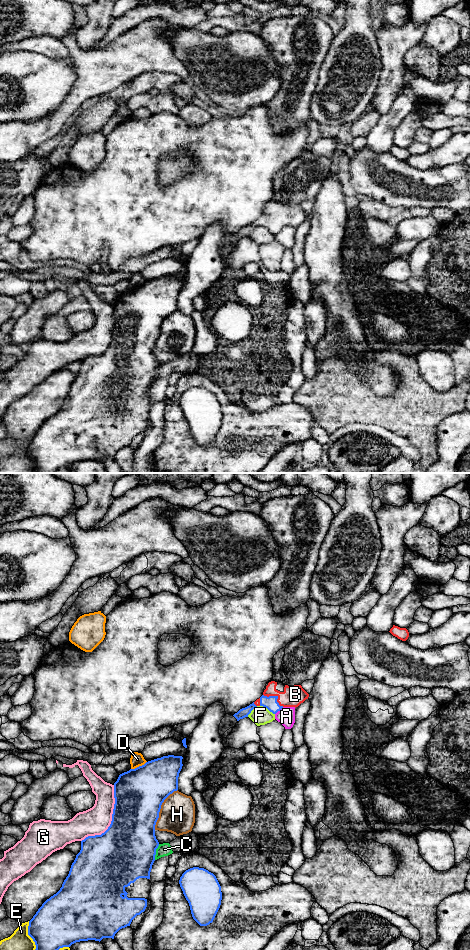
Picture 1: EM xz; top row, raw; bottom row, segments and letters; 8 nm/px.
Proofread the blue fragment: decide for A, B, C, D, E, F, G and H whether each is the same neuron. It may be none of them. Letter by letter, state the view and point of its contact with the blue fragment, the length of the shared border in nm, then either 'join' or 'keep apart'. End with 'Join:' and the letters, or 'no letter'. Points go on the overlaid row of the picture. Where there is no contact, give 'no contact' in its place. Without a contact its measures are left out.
A: contact xz (279, 710); length 90 nm; keep apart
B: contact xz (276, 696); length 190 nm; join
C: contact xz (155, 852); length 130 nm; keep apart
D: contact xz (139, 766); length 140 nm; keep apart
E: contact xz (28, 934); length 240 nm; keep apart
F: contact xz (267, 708); length 140 nm; keep apart
G: contact xz (112, 820); length 550 nm; keep apart
H: contact xz (160, 808); length 380 nm; keep apart
Join: B

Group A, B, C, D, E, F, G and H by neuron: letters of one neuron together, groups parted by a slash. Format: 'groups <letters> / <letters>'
groups A / B / C / D / E / F / G / H

